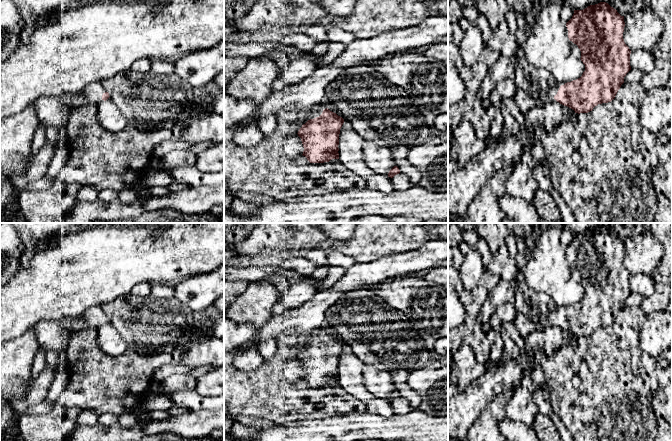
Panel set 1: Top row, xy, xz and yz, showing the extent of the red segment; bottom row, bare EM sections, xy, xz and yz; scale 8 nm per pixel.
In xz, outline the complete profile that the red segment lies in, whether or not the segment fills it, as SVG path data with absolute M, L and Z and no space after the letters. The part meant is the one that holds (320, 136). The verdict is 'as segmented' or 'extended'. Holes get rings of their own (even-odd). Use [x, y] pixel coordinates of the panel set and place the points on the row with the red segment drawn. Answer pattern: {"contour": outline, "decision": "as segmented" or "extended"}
{"contour": "M322 102L313 106L314 110L307 114L308 121L298 131L304 151L303 156L310 163L324 163L332 159L339 159L339 134L344 119L327 108L327 103Z", "decision": "extended"}

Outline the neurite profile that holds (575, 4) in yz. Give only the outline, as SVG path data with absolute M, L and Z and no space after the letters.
M567 0L573 10L583 10L590 5L595 5L605 0Z

